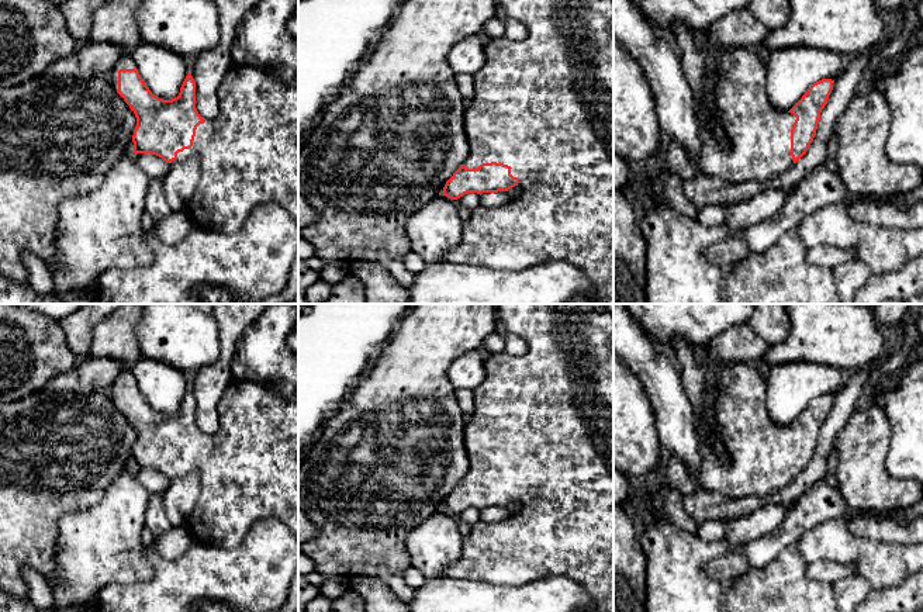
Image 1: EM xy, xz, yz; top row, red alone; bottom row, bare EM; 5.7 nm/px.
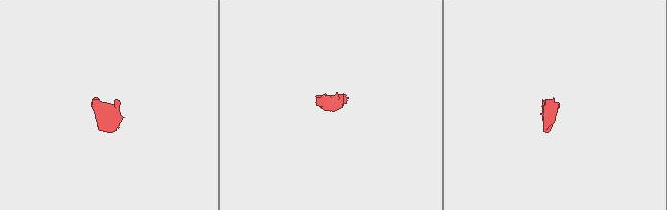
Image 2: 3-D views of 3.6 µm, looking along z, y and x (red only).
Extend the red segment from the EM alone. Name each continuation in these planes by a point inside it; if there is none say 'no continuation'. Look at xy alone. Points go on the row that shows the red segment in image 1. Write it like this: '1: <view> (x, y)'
1: xy (248, 155)

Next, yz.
1: yz (759, 149)

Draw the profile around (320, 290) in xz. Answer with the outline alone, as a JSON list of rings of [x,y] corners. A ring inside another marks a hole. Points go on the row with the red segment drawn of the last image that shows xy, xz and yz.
[[[318,280],[305,291],[310,304],[322,304],[332,293],[332,284]]]

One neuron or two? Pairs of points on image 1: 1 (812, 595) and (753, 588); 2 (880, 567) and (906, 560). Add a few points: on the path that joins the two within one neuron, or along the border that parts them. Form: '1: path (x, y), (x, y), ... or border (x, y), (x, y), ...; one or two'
1: path (798, 595), (767, 595); one
2: path (887, 564), (899, 562); one

